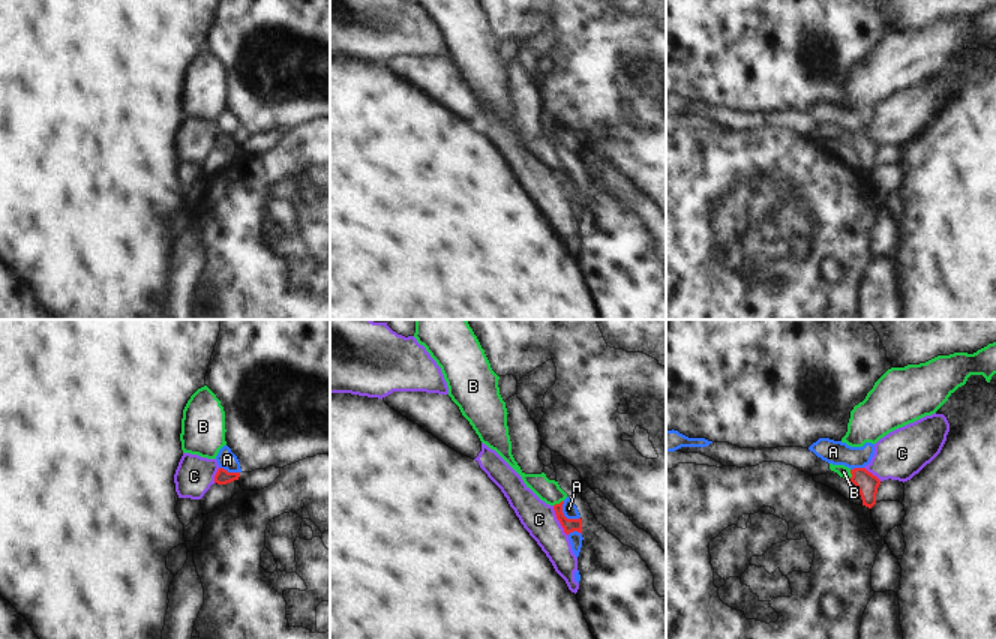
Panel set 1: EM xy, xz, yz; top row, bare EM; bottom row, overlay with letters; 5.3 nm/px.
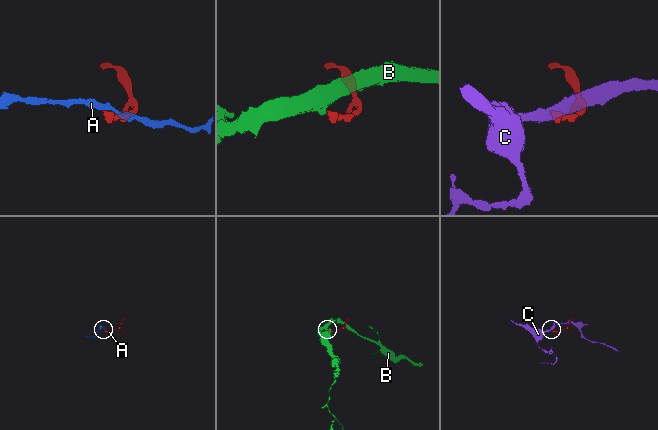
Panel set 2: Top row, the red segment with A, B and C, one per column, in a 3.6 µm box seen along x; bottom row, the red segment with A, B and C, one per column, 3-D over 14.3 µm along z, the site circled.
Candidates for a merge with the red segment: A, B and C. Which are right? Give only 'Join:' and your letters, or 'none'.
Join: B

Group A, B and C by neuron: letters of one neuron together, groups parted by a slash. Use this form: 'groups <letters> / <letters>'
groups A / B / C

